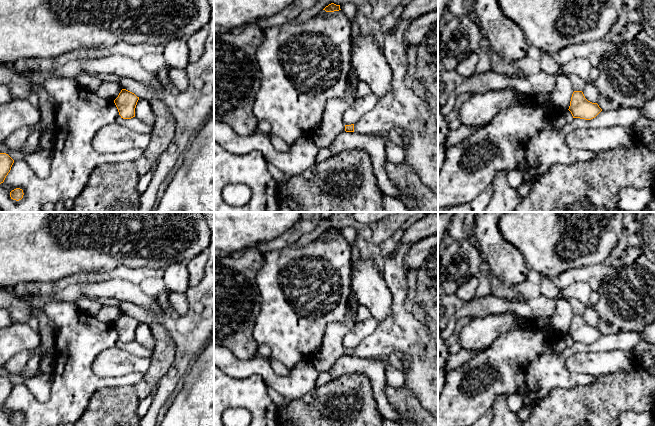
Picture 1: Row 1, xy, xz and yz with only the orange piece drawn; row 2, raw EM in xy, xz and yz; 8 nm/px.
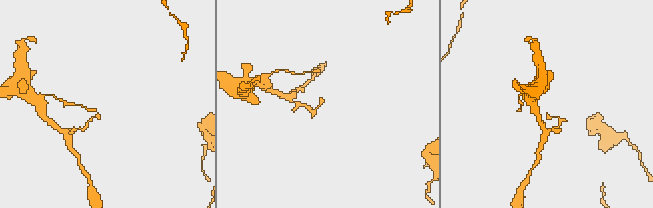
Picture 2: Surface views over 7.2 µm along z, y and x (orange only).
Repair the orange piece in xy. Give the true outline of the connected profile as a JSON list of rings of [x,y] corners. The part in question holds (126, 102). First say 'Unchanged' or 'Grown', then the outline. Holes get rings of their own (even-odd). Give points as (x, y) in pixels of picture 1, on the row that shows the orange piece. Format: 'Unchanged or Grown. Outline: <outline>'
Unchanged. Outline: [[[122,89],[118,97],[114,100],[114,103],[118,109],[119,115],[123,119],[131,119],[135,117],[135,108],[139,97],[134,93]]]

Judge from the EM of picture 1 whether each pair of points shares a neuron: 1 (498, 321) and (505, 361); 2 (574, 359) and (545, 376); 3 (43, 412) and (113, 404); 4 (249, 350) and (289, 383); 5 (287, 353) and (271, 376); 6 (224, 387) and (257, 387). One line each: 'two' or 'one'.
1: two
2: two
3: two
4: two
5: two
6: one

